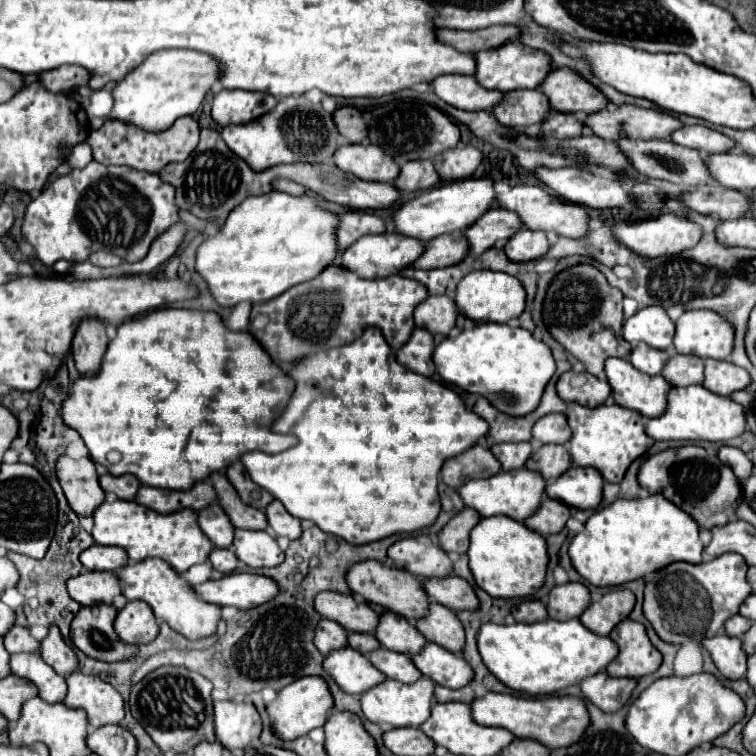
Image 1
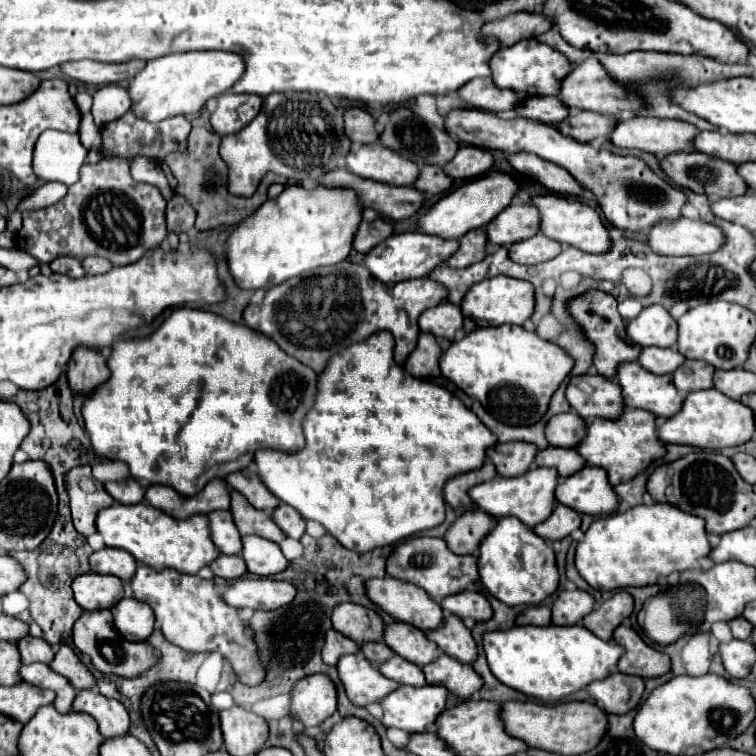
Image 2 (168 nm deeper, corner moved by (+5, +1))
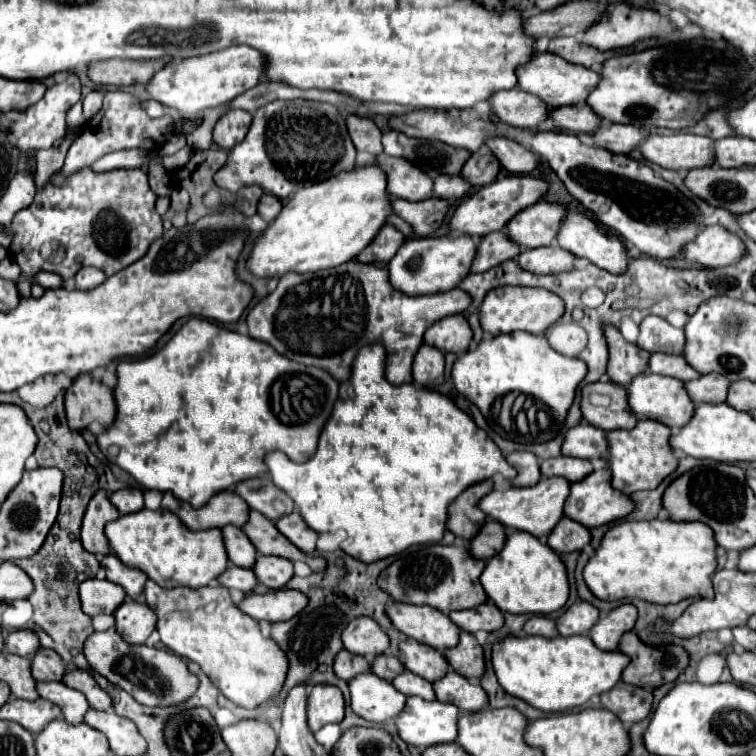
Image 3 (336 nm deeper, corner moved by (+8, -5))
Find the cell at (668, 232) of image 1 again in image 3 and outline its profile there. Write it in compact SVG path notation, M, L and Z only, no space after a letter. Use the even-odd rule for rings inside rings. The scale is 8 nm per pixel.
M706 226L684 250L684 258L704 268L722 268L740 262L746 256L744 242L722 226Z

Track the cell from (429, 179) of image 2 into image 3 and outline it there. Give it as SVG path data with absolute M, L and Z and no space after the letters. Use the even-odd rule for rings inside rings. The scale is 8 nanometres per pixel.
M444 174L434 180L434 196L444 198L444 200L458 200L458 198L466 196L470 188L472 188L472 184L468 184L460 176Z

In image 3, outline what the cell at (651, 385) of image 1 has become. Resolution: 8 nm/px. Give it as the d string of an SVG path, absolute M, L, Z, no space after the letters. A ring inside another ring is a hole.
M652 372L640 374L632 380L632 384L628 386L628 396L630 396L630 408L636 412L638 418L650 418L650 420L658 420L666 426L670 426L672 430L682 428L684 424L690 422L692 414L694 414L694 402L690 400L684 382L676 380L676 378L668 378L668 376L656 376Z

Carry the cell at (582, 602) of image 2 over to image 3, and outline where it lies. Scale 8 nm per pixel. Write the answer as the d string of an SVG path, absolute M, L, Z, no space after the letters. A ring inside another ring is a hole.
M588 602L572 604L558 620L556 628L560 636L576 636L576 634L588 634L590 626L598 622L598 610Z

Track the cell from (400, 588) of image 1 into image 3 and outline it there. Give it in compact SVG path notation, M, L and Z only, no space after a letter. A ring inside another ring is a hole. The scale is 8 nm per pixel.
M392 602L386 610L392 624L408 638L432 646L440 652L454 648L460 638L460 628L442 612L430 606L412 606L404 602Z

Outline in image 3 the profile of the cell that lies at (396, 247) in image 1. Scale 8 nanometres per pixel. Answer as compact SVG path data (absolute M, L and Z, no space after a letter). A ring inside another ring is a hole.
M448 234L438 238L410 238L390 260L390 282L406 294L436 294L456 288L470 274L472 260L478 250L478 238L468 234Z

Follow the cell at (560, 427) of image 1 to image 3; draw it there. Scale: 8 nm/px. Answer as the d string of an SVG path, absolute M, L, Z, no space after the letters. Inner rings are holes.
M580 422L576 428L570 428L562 446L562 454L586 460L604 458L606 452L608 452L606 432L588 422Z

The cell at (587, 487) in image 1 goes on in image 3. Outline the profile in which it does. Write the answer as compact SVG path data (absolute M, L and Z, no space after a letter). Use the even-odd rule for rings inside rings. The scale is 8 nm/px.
M596 470L588 478L572 484L570 496L568 496L566 506L564 506L566 516L584 524L586 528L596 528L596 526L604 526L604 524L616 522L620 518L626 518L634 510L634 502L630 500L630 496L622 494L620 490L614 490L610 480L612 480L612 472Z

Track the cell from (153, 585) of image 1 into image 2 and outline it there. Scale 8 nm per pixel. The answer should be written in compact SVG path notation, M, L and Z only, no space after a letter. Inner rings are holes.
M137 564L137 572L129 580L129 586L133 590L133 598L143 600L153 608L161 632L171 644L177 644L189 652L219 652L231 662L237 676L249 686L255 686L259 680L263 680L263 670L253 662L255 644L251 644L251 638L245 636L247 624L237 618L235 608L221 600L221 596L215 592L213 580L201 580L199 576L181 574L171 568L155 570L151 566Z

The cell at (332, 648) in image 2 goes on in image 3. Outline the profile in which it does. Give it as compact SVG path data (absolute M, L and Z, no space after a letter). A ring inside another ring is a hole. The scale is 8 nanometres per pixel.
M340 650L340 654L334 660L334 672L336 672L338 678L350 682L358 674L370 672L370 660L364 658L364 656L350 654L348 650Z

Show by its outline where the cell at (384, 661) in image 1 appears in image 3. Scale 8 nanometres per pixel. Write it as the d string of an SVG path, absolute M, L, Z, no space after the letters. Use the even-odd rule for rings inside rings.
M408 670L404 674L400 674L392 684L394 684L396 690L400 690L406 696L420 696L424 700L434 700L436 698L432 682L416 676L416 674L408 672Z

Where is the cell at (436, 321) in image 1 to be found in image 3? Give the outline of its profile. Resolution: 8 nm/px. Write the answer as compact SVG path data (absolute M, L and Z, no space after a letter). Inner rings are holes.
M454 314L454 316L446 316L444 320L438 320L424 334L424 342L428 346L454 354L464 354L470 346L470 340L472 340L472 330L462 314Z

